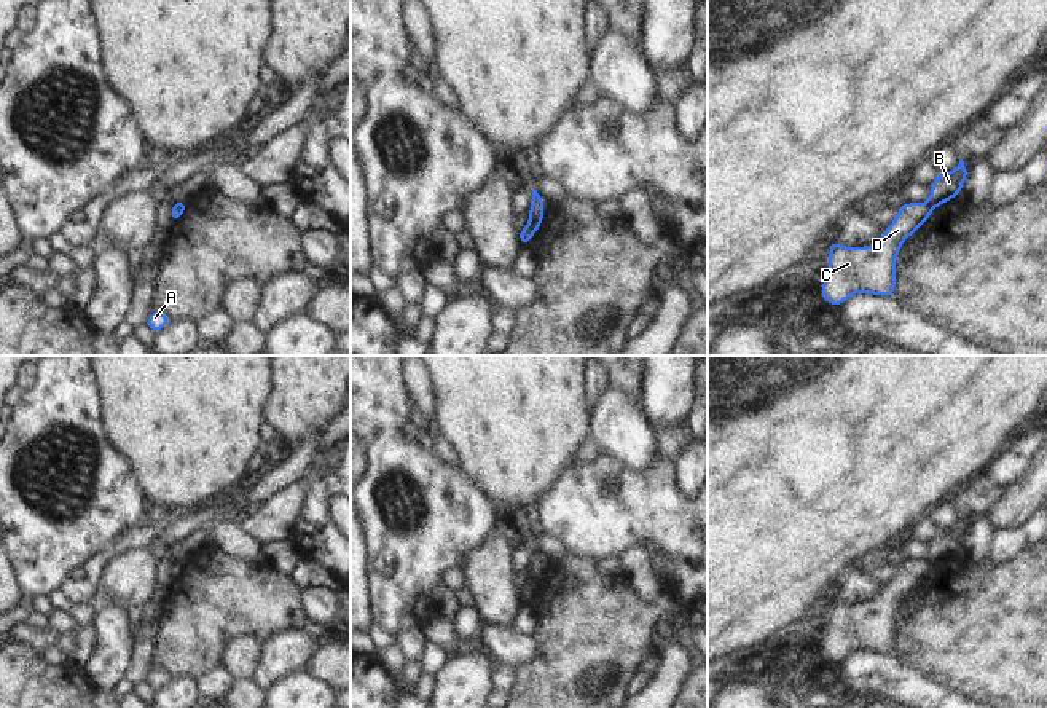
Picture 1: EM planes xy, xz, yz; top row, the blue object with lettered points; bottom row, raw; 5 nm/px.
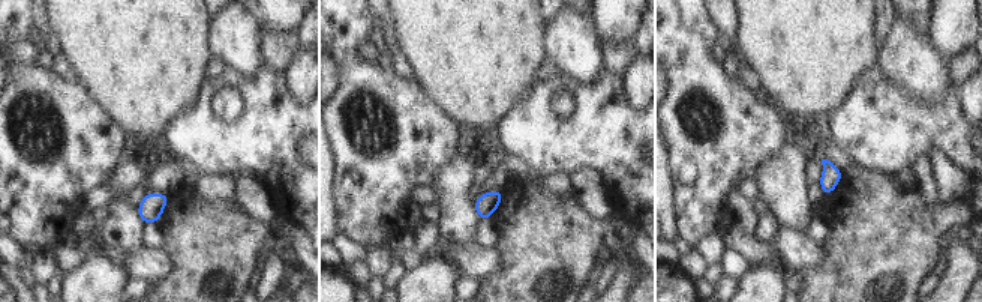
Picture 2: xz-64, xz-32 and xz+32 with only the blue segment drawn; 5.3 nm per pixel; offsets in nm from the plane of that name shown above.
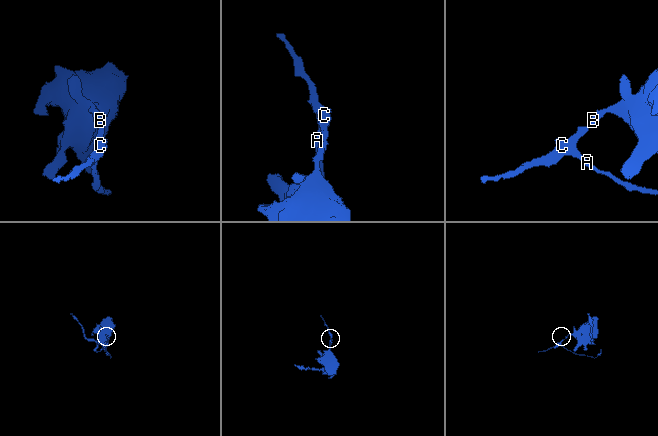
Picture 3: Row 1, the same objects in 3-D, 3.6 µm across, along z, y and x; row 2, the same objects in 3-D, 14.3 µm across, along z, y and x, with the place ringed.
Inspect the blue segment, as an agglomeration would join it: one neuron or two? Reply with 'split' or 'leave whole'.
split

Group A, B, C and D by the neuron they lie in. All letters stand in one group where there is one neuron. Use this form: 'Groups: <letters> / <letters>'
Groups: A C D / B

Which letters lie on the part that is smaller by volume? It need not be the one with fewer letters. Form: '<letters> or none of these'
A, C, D

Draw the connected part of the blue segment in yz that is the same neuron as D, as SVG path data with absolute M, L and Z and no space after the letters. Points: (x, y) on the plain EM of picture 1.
M927 560L899 561L897 572L876 601L846 604L829 601L829 623L819 646L825 660L837 663L856 651L894 654L896 617L905 596L916 590L932 572Z

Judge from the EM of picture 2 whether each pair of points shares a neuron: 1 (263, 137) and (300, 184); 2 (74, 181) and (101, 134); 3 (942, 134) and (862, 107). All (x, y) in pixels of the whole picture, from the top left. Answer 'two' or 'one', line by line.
1: one
2: one
3: one

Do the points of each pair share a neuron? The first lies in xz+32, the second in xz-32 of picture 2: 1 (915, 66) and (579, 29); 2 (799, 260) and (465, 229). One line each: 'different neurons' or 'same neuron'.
1: same neuron
2: different neurons

